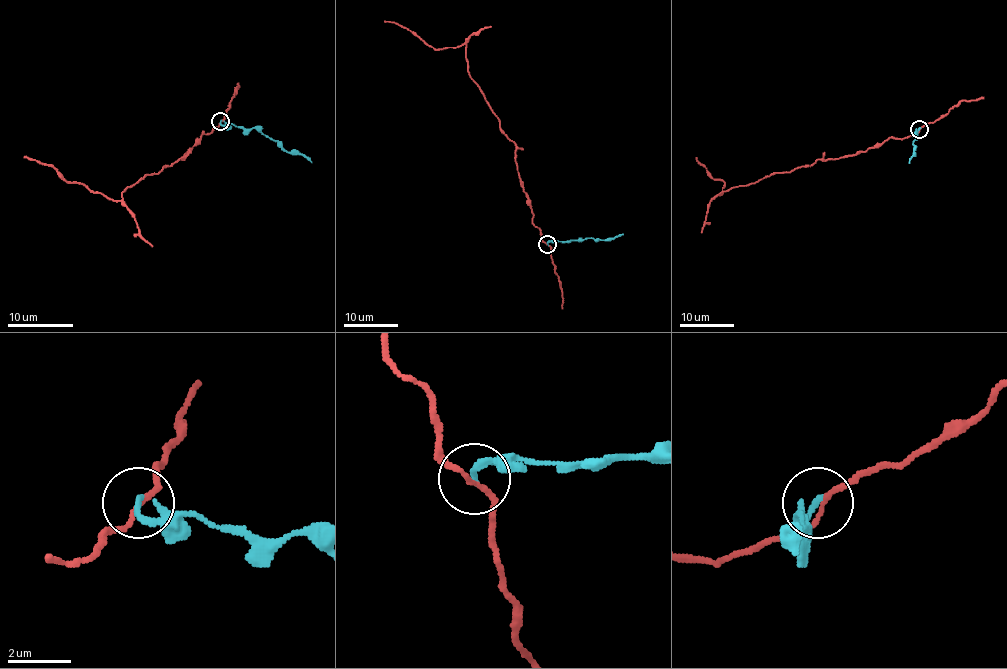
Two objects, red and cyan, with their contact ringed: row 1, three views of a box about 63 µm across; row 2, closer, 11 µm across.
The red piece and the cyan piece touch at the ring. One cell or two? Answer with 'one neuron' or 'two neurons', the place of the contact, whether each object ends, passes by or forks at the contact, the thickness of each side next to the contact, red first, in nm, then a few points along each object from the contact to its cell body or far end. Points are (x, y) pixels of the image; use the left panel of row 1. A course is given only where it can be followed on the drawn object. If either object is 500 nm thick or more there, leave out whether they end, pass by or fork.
two neurons; at (220, 121); red passes by; cyan ends there; 130 nm thick on the red side, 200 nm on the other; red runs (220, 121), (212, 131), (202, 133), (182, 159), (126, 188), (120, 200), (69, 183), (53, 167), (23, 157); cyan runs (220, 121), (246, 129), (258, 128), (289, 152), (297, 152), (312, 162)

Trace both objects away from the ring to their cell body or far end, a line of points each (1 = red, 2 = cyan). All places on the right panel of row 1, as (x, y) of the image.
1: (919, 128), (914, 135), (888, 138), (863, 152), (820, 160), (719, 194), (724, 183), (715, 180), (696, 158)
2: (919, 128), (912, 143), (915, 154), (908, 162)

